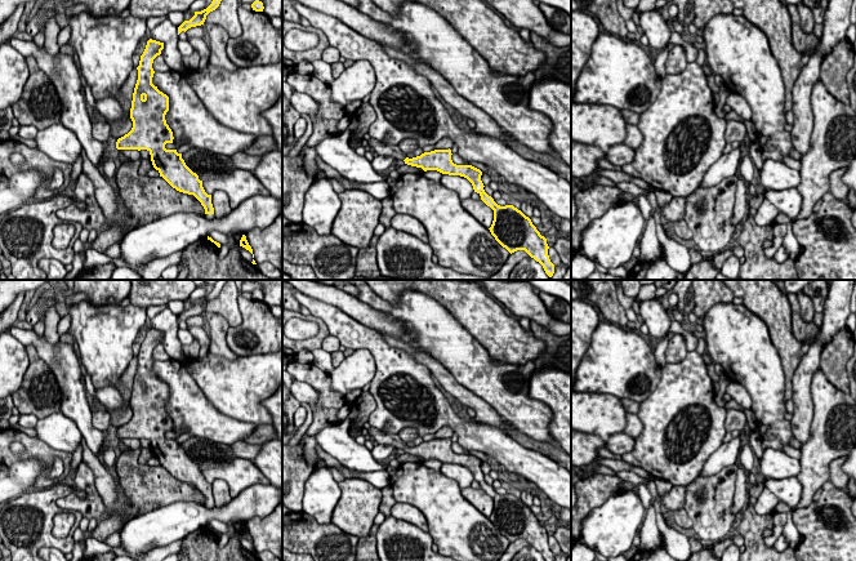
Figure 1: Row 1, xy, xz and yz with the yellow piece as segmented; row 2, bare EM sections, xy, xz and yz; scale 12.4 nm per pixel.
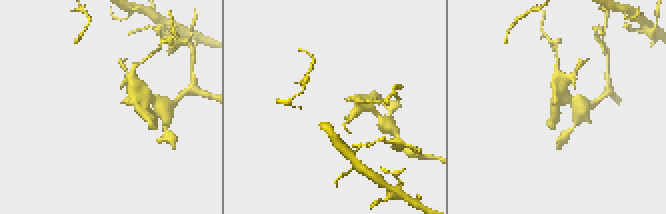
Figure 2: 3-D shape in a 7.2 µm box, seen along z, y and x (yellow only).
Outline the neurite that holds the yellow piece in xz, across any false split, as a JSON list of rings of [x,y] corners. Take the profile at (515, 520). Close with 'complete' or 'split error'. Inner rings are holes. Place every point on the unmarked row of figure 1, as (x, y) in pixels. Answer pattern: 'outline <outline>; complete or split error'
outline [[[370,427],[369,435],[378,445],[391,445],[394,449],[404,449],[405,453],[427,459],[437,459],[442,463],[460,464],[467,467],[481,489],[494,499],[494,509],[489,517],[495,529],[511,543],[525,539],[531,547],[539,551],[545,561],[554,561],[554,553],[548,544],[547,527],[540,524],[531,508],[513,494],[500,495],[483,478],[481,469],[482,460],[472,454],[456,454],[451,449],[451,438],[434,438],[420,445],[409,448],[398,435],[383,432]]]; split error

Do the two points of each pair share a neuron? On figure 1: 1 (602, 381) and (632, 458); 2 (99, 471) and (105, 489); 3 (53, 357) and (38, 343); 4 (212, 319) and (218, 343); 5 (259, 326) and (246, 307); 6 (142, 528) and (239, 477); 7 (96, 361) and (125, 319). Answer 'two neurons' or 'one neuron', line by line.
1: two neurons
2: one neuron
3: one neuron
4: one neuron
5: one neuron
6: two neurons
7: one neuron

